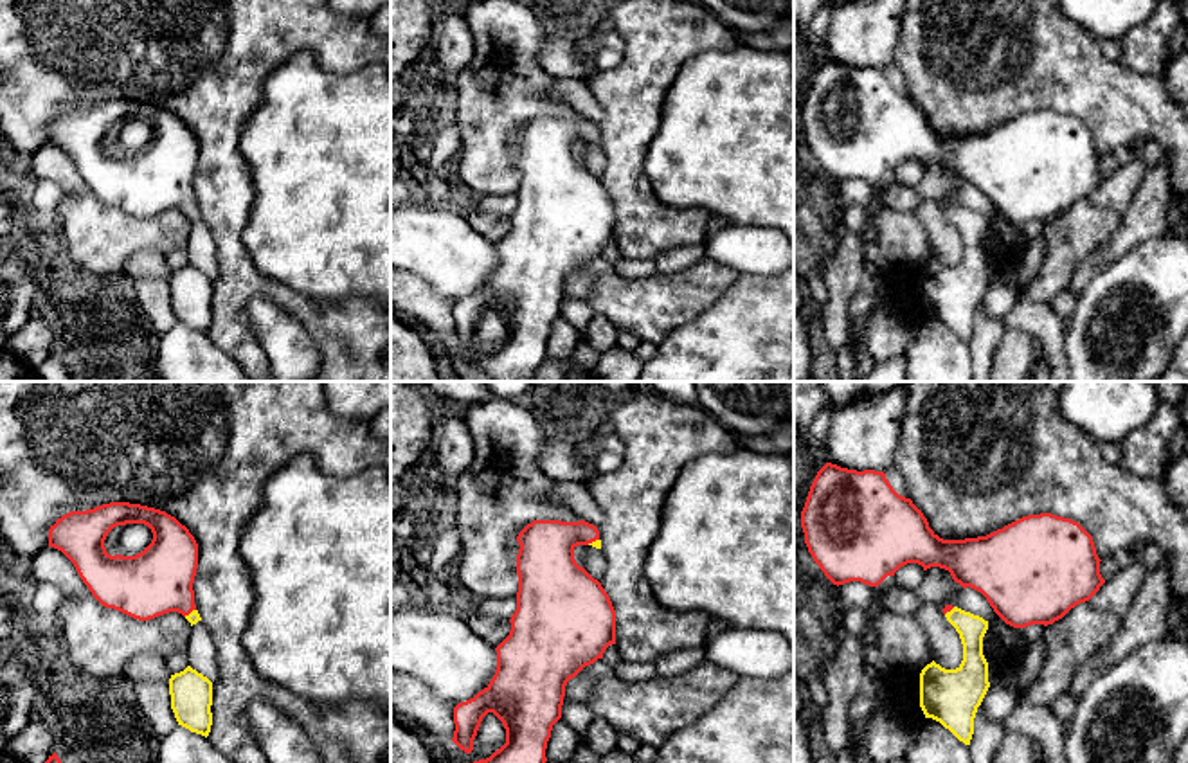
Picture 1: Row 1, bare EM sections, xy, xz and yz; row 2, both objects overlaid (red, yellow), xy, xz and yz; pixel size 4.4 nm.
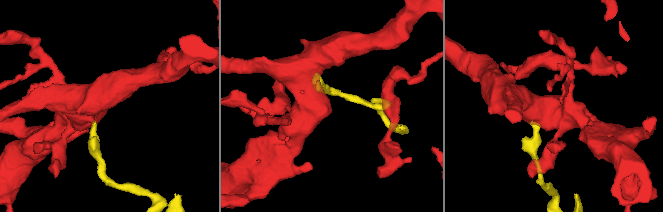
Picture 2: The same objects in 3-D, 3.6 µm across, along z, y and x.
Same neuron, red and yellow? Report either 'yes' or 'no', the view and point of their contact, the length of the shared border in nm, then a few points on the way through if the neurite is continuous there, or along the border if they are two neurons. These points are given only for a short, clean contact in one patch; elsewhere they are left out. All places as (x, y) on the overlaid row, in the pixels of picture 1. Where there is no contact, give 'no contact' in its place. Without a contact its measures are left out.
yes; contact xy (189, 612); length 70 nm; way xy (159, 580), (189, 612), (193, 618)

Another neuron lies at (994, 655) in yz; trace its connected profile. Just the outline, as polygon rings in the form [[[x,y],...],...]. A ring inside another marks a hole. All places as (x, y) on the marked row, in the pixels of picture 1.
[[[995,612],[994,617],[988,621],[988,630],[983,637],[983,655],[988,662],[988,666],[1017,666],[1019,659],[1013,657],[1012,651],[999,648],[995,644],[995,639],[990,635],[990,623],[997,619],[1001,623],[1004,623]]]

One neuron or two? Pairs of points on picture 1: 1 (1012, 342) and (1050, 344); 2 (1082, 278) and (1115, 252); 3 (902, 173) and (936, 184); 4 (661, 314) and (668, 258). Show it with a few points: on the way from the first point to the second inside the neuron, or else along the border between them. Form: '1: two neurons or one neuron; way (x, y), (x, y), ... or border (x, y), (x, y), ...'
1: two neurons; border (1008, 328), (1026, 332), (1041, 350)
2: one neuron; way (1089, 269), (1106, 254)
3: two neurons; border (926, 168), (913, 186), (897, 182)
4: two neurons; border (706, 258), (684, 269), (657, 274)

